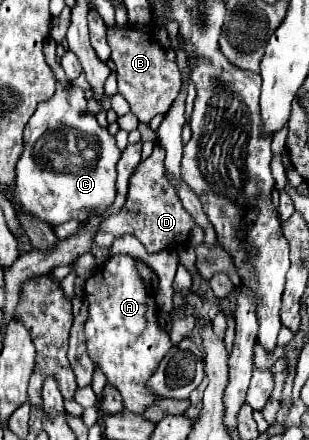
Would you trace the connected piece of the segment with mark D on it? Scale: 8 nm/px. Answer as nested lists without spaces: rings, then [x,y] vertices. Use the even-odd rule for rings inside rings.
[[[156,145],[154,153],[146,161],[142,161],[136,167],[136,171],[132,173],[124,207],[116,215],[106,219],[100,225],[100,231],[112,233],[114,237],[122,237],[122,235],[130,233],[142,241],[142,245],[146,247],[148,253],[158,253],[162,249],[168,249],[168,247],[188,241],[192,227],[194,227],[194,219],[182,207],[182,203],[176,195],[176,189],[166,179],[164,149],[160,145]]]

